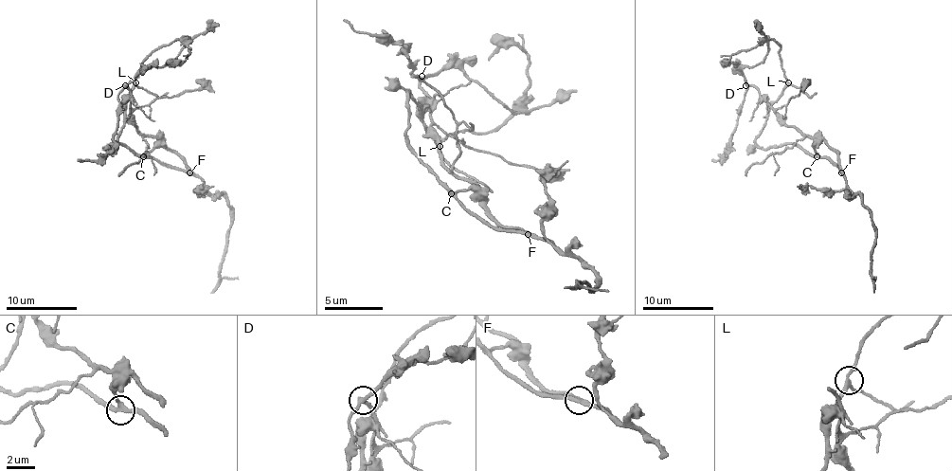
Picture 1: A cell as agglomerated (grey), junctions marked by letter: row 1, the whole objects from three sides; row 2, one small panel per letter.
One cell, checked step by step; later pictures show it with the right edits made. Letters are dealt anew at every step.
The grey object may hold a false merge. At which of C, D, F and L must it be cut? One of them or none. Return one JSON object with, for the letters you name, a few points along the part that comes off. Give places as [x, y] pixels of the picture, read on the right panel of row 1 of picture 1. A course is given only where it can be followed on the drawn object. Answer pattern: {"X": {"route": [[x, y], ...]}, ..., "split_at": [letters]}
{"F": {"route": [[842, 172], [798, 144], [762, 148], [755, 137], [787, 79], [780, 46], [767, 40], [728, 61], [737, 63]]}, "split_at": ["F"]}

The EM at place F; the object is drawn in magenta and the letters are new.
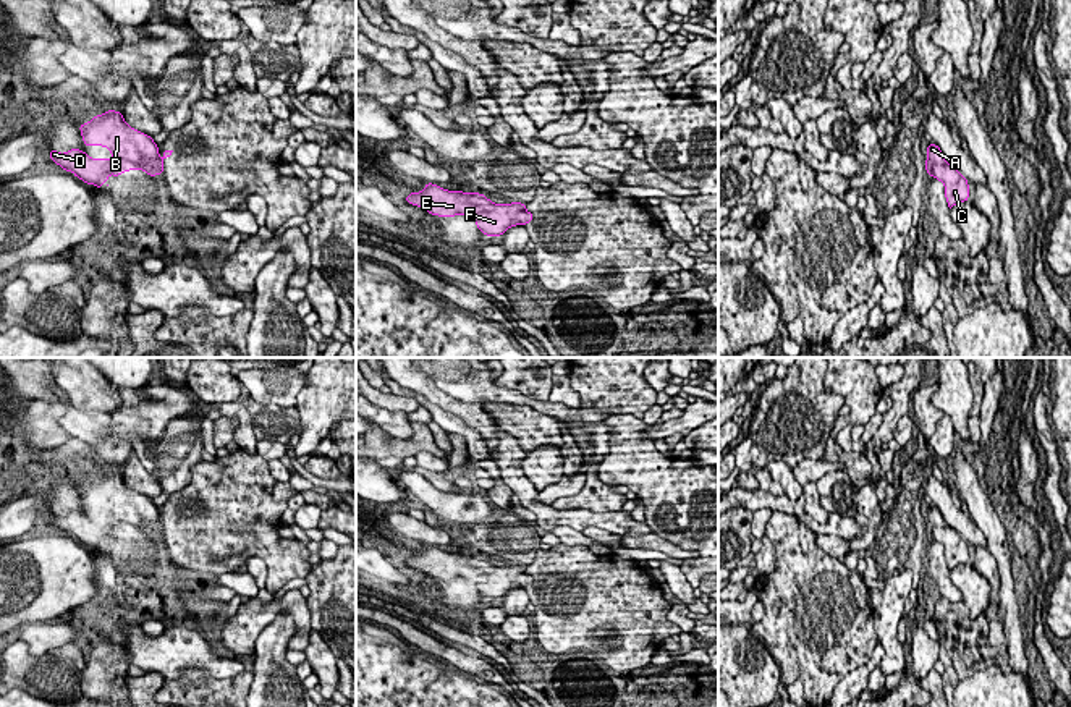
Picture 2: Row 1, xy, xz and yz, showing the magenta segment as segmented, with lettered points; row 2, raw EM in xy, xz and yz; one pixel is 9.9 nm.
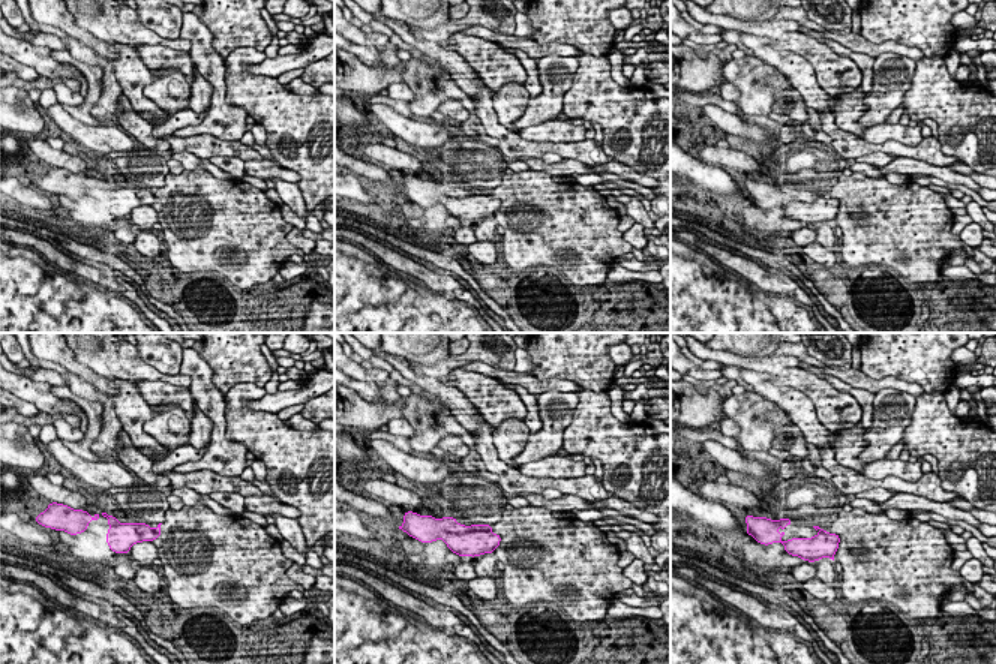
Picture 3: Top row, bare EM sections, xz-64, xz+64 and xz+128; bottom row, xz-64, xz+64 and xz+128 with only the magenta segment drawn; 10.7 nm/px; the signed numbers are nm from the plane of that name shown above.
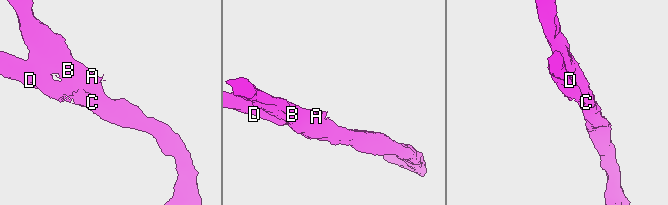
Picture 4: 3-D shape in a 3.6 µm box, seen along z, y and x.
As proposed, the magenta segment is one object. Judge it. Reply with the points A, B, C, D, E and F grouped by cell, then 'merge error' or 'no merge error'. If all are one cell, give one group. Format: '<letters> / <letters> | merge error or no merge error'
A B C F / D E | merge error

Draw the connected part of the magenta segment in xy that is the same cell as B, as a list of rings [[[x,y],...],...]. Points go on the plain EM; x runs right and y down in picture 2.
[[[107,472],[95,477],[87,485],[79,487],[83,505],[102,508],[116,521],[129,523],[136,527],[154,527],[159,523],[159,510],[154,500],[131,490],[121,474]]]

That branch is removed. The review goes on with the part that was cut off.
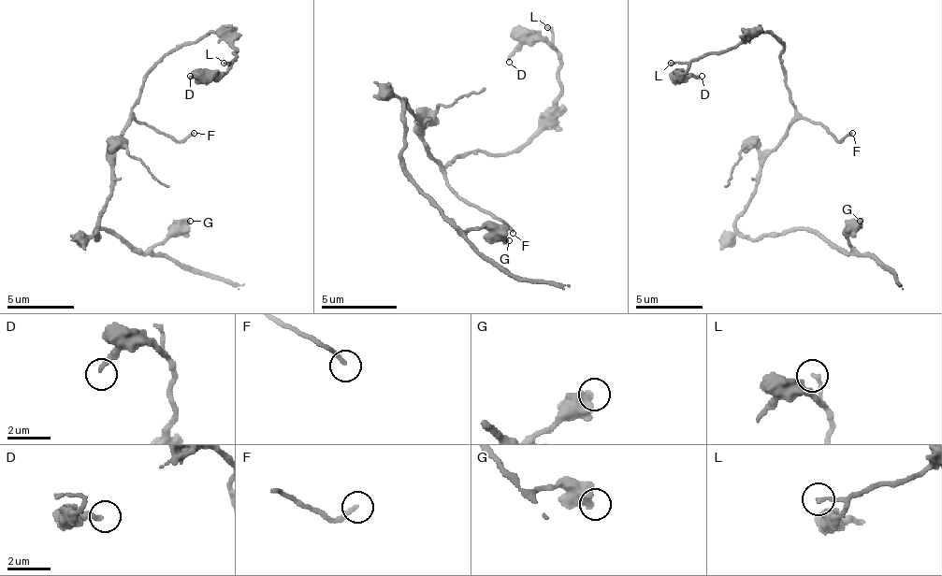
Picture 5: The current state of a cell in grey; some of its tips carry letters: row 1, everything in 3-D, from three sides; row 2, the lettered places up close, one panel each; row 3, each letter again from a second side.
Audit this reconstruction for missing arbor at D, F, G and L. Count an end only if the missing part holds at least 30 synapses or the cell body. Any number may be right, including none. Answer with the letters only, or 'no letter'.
no letter

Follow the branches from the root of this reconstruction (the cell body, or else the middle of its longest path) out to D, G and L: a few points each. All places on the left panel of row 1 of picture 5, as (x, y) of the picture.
D: (109, 160), (143, 79), (170, 52), (207, 32), (217, 32), (234, 49), (234, 63), (224, 73), (190, 76)
G: (109, 160), (109, 200), (96, 227), (96, 237), (99, 231), (116, 231), (137, 248), (153, 251), (190, 221)
L: (109, 160), (143, 79), (170, 52), (197, 42), (207, 32), (217, 32), (234, 49), (234, 59), (224, 63)

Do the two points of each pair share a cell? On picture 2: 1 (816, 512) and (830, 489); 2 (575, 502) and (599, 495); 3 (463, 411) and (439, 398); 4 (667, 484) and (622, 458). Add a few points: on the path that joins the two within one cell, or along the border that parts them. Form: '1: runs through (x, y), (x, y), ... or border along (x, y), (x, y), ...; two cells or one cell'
1: border along (814, 482), (819, 492), (819, 503), (827, 513); two cells
2: runs through (581, 500), (592, 497); one cell
3: runs through (457, 408), (445, 402); one cell
4: runs through (656, 478), (633, 460); one cell

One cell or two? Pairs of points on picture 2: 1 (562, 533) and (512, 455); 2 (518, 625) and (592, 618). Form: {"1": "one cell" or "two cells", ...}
{"1": "two cells", "2": "two cells"}

